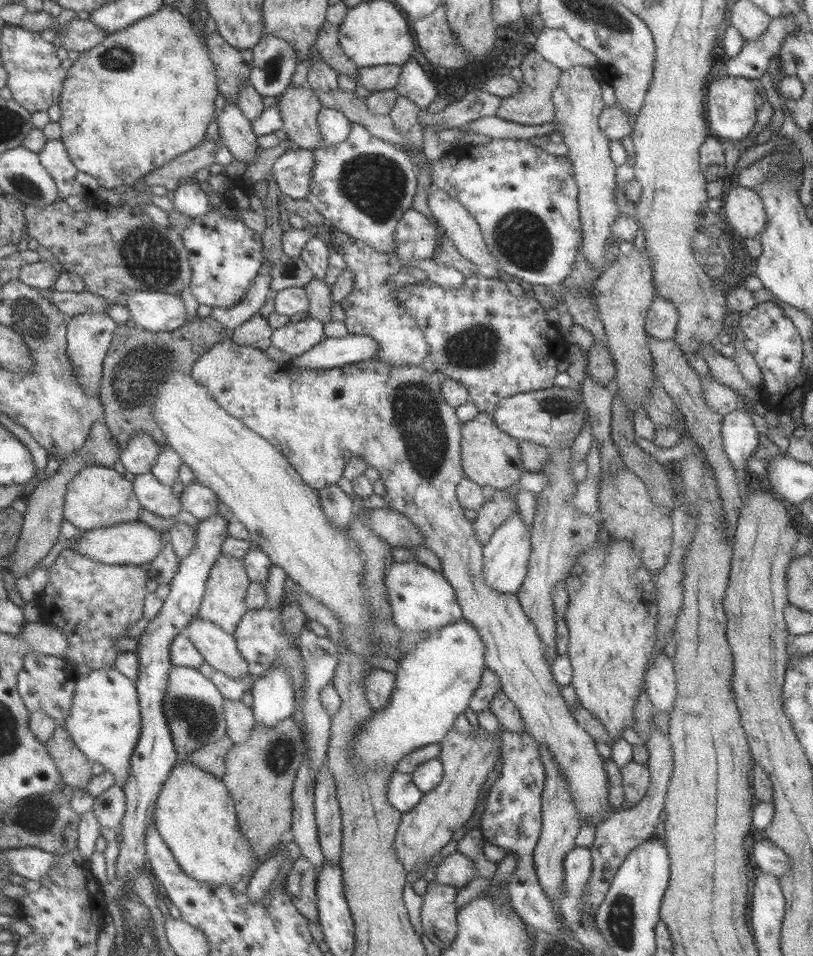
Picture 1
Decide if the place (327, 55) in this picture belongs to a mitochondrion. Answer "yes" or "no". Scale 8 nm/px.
no

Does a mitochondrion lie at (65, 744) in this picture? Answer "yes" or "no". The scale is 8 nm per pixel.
no

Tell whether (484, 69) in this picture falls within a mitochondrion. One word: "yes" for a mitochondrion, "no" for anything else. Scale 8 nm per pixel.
no

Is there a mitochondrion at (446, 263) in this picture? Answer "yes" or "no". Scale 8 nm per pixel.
no

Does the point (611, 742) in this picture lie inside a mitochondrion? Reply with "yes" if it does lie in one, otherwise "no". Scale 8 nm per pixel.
no

